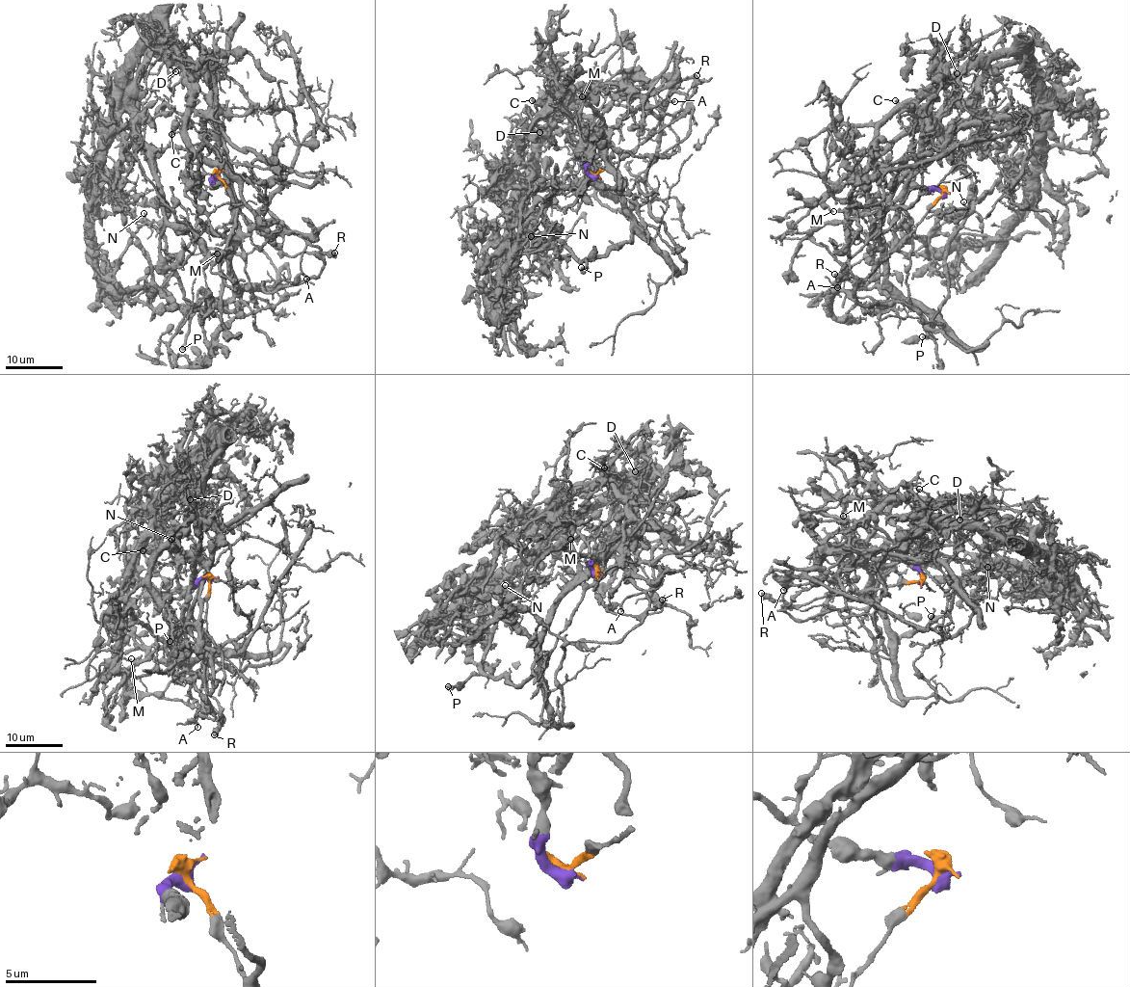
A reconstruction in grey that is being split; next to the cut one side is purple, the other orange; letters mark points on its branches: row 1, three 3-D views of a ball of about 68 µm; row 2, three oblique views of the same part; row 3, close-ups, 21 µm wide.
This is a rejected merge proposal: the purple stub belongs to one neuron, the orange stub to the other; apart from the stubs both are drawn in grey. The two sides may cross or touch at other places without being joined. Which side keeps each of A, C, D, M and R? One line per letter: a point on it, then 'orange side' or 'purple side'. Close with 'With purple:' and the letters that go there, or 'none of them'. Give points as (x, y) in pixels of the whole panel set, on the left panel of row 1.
A: (306, 279) | orange side
C: (171, 134) | purple side
D: (175, 71) | purple side
M: (217, 253) | purple side
R: (334, 253) | orange side
With purple: C, D, M

